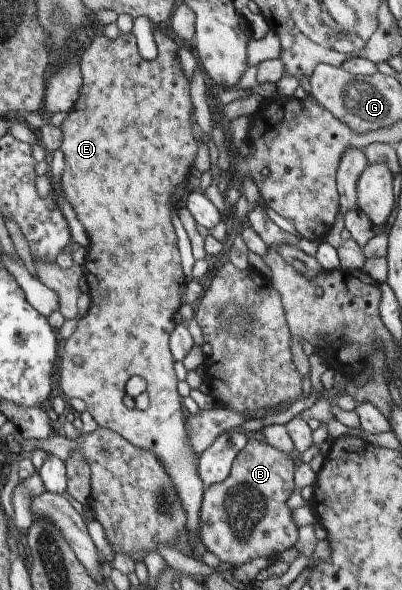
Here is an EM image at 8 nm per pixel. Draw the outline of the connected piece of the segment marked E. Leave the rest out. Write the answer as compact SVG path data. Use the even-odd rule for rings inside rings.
M154 31L154 41L157 45L158 55L156 59L145 60L137 50L137 40L132 32L119 35L115 40L107 37L88 38L85 48L82 50L79 58L80 72L83 83L79 90L79 97L75 101L74 106L70 109L69 115L63 123L61 123L61 131L63 131L63 142L61 143L61 151L65 155L65 168L62 174L62 190L65 193L65 199L71 203L77 219L87 232L89 245L87 246L87 256L84 263L84 275L87 278L89 288L88 295L91 296L91 307L87 311L87 315L79 321L75 333L62 340L60 344L59 360L61 368L59 369L59 385L63 395L69 398L78 397L85 403L86 410L93 416L98 423L98 427L111 429L121 437L124 437L129 443L139 447L139 449L147 449L153 451L155 457L159 459L159 463L163 465L165 473L169 475L169 479L175 485L175 491L181 499L181 505L187 513L187 534L186 542L198 531L200 521L200 507L203 499L203 482L197 475L197 459L195 457L195 449L189 441L189 433L185 429L185 418L183 418L183 401L177 392L177 376L173 367L174 357L170 350L170 337L175 329L175 313L181 305L181 289L187 284L185 281L185 273L181 267L180 251L178 248L178 237L171 221L171 211L175 206L173 202L173 187L179 187L183 181L189 179L191 168L194 166L195 157L197 157L197 149L199 149L193 129L191 129L191 115L193 115L193 104L191 103L191 87L190 81L183 75L181 65L179 65L179 56L177 43L167 37L163 31ZM139 375L147 381L147 393L149 393L149 407L145 410L129 409L123 403L125 396L125 385L127 381Z

